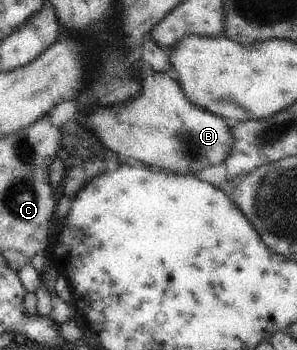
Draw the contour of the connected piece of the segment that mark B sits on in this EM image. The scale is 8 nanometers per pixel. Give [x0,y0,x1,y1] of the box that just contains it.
[87,69,233,174]

